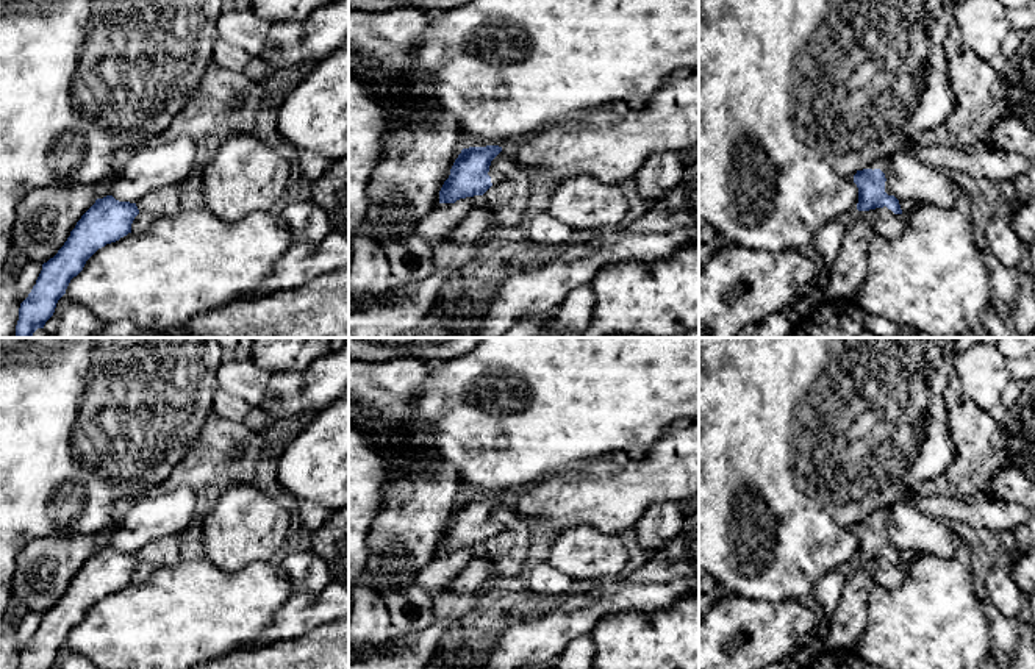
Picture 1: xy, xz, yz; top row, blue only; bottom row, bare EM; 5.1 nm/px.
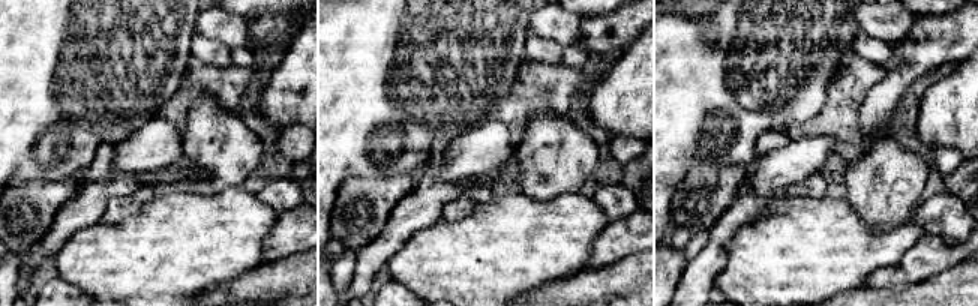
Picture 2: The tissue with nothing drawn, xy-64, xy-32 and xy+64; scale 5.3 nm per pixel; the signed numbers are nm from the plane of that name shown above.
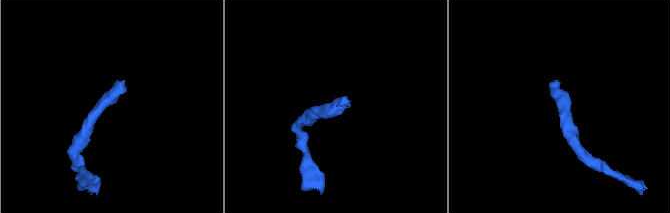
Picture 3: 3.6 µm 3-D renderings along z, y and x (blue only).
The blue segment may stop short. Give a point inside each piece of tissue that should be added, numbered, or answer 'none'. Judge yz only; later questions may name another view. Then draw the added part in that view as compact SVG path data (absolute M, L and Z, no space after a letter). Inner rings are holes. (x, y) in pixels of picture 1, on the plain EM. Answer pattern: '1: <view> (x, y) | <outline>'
1: yz (882, 513) | M886 508L876 510L866 519L872 519L872 521L880 519L885 524L885 528L886 528L888 511L886 511Z

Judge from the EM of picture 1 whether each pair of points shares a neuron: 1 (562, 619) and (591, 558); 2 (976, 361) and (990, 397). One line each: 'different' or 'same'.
1: different
2: same

